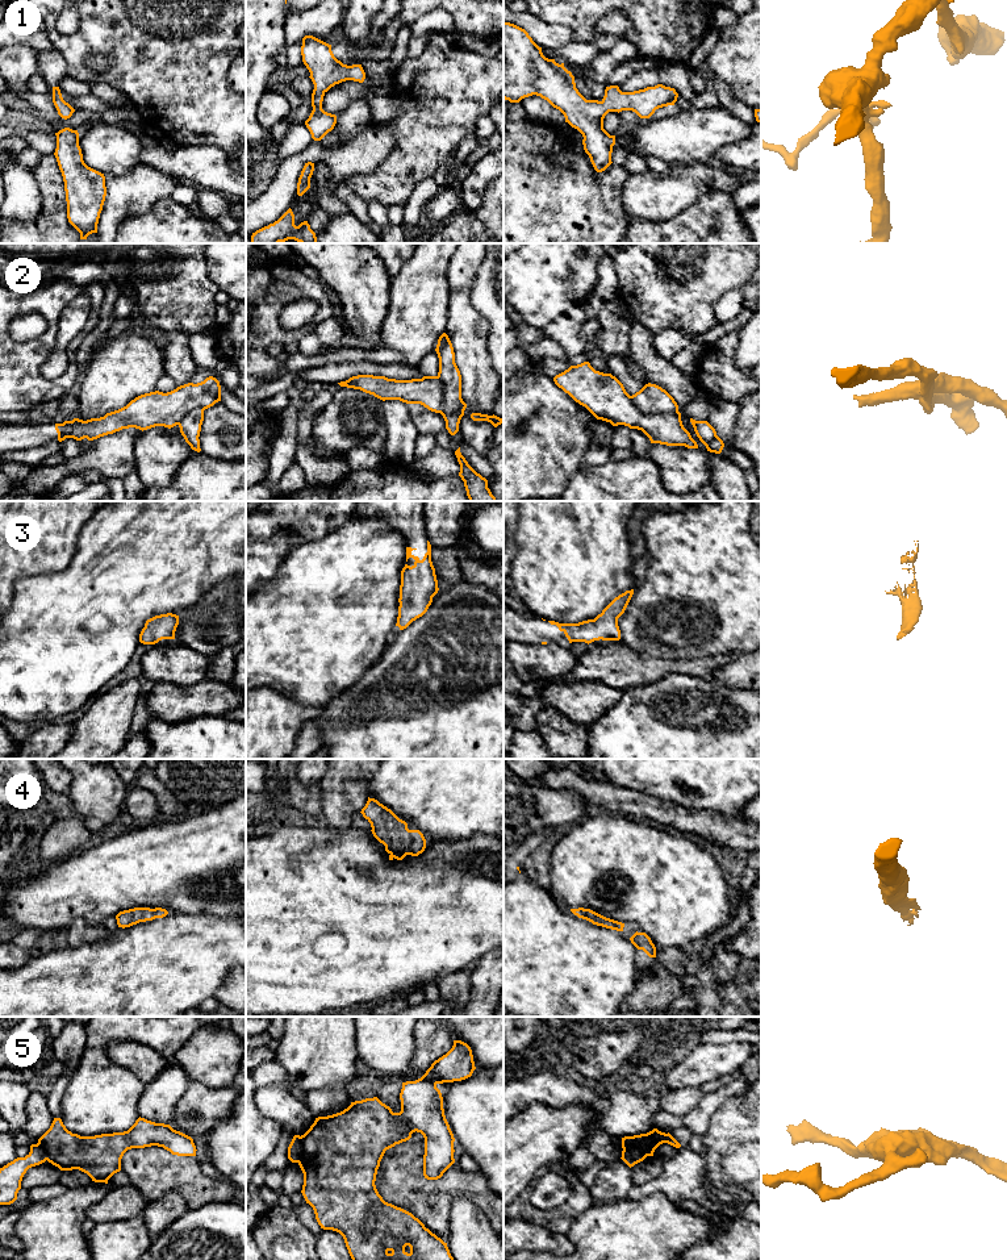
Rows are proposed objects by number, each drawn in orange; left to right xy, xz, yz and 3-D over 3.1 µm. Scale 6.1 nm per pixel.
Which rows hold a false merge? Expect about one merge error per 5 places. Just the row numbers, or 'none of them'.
2, 5

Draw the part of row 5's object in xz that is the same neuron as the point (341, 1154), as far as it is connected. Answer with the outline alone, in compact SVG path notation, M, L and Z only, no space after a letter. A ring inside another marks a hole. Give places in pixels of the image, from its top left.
M454 1040L452 1048L435 1060L421 1078L402 1082L400 1113L393 1113L377 1097L365 1098L351 1102L340 1113L316 1118L310 1128L301 1135L297 1160L304 1173L301 1193L313 1207L321 1228L337 1231L343 1236L352 1260L454 1260L447 1243L411 1213L385 1202L375 1181L385 1151L409 1140L415 1131L425 1138L425 1178L440 1178L455 1163L455 1138L436 1085L465 1080L475 1069L471 1047L461 1040Z

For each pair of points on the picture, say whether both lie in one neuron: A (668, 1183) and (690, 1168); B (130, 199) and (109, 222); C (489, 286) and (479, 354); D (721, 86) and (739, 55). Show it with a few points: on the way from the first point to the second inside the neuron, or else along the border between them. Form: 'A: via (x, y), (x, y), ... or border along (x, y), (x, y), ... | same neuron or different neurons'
A: via (673, 1183), (685, 1172) | same neuron
B: via (125, 204), (112, 217) | same neuron
C: border along (472, 288), (471, 304), (489, 325) | different neurons
D: border along (719, 78), (738, 99), (746, 103) | different neurons

